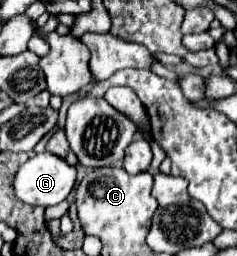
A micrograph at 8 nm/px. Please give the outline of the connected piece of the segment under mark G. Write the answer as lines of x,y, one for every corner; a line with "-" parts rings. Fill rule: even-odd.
38,153
30,157
16,173
16,197
30,205
58,205
68,197
76,183
76,167
58,159
54,153

